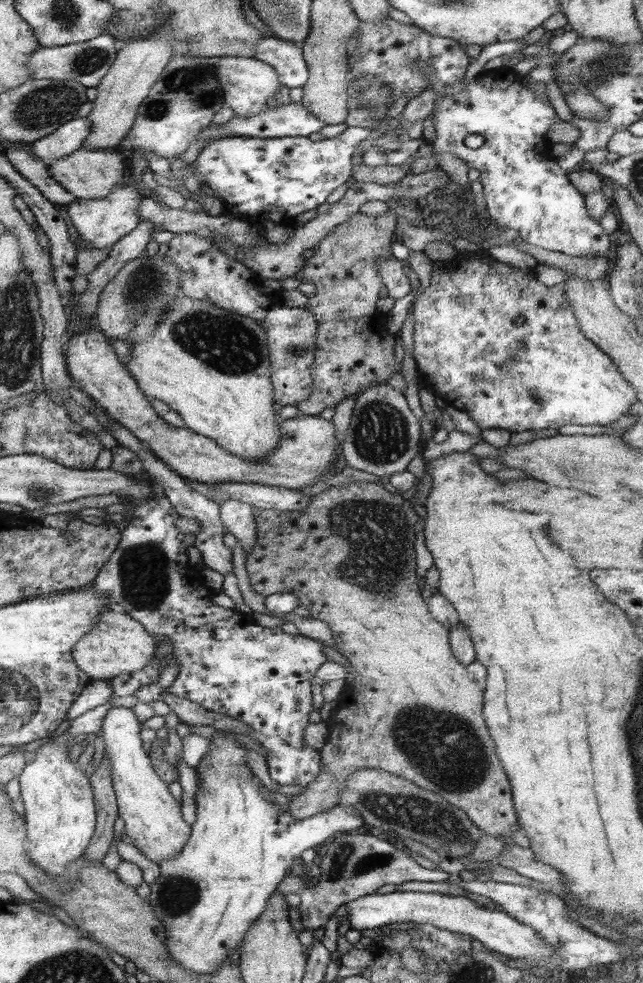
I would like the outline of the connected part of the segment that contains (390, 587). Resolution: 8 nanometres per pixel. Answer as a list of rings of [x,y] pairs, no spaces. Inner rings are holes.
[[[356,481],[345,483],[341,486],[331,486],[320,494],[316,494],[312,501],[300,510],[279,511],[272,509],[258,509],[256,511],[258,539],[252,545],[248,558],[245,562],[245,568],[249,574],[251,586],[257,593],[263,596],[270,594],[290,593],[298,598],[299,606],[310,610],[309,618],[321,620],[332,632],[333,642],[337,645],[337,650],[348,660],[347,675],[345,676],[346,687],[350,688],[350,694],[346,692],[346,698],[351,698],[351,702],[338,704],[338,710],[335,710],[334,716],[327,720],[328,738],[320,749],[322,768],[315,782],[310,782],[304,786],[303,792],[290,798],[288,812],[298,818],[298,820],[310,818],[320,814],[340,804],[340,786],[344,785],[346,777],[358,769],[378,769],[384,772],[406,778],[418,786],[440,794],[444,800],[450,804],[458,806],[467,815],[468,818],[486,833],[496,836],[504,842],[504,846],[509,846],[514,842],[513,834],[517,830],[522,831],[522,826],[518,822],[518,816],[514,808],[511,786],[509,778],[505,773],[500,760],[495,754],[495,744],[484,724],[482,718],[482,700],[484,686],[482,683],[475,682],[470,676],[466,666],[463,666],[454,657],[449,644],[449,630],[441,623],[436,622],[428,610],[426,600],[422,598],[418,579],[415,574],[416,561],[414,544],[416,540],[415,523],[419,516],[414,511],[414,506],[410,500],[404,499],[401,493],[390,489],[387,485],[380,485],[370,481]]]

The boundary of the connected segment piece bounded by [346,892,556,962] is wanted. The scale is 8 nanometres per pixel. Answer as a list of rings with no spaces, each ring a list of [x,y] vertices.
[[[392,892],[391,894],[370,894],[346,903],[348,921],[352,929],[378,928],[393,922],[424,923],[442,930],[468,934],[483,946],[509,957],[528,958],[536,962],[548,962],[556,949],[548,945],[536,929],[520,923],[504,911],[480,905],[467,897],[447,896],[430,892]]]

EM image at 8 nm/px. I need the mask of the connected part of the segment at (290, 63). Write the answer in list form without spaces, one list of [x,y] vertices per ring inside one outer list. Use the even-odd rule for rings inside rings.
[[[264,36],[256,43],[254,58],[270,64],[276,70],[282,85],[290,89],[303,87],[308,80],[309,70],[303,48],[296,42]]]

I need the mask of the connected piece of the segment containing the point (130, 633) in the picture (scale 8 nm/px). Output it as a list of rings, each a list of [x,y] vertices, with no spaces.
[[[104,609],[93,630],[81,638],[72,650],[74,663],[90,680],[106,680],[118,674],[132,674],[147,668],[155,657],[155,640],[138,620],[125,612]]]

